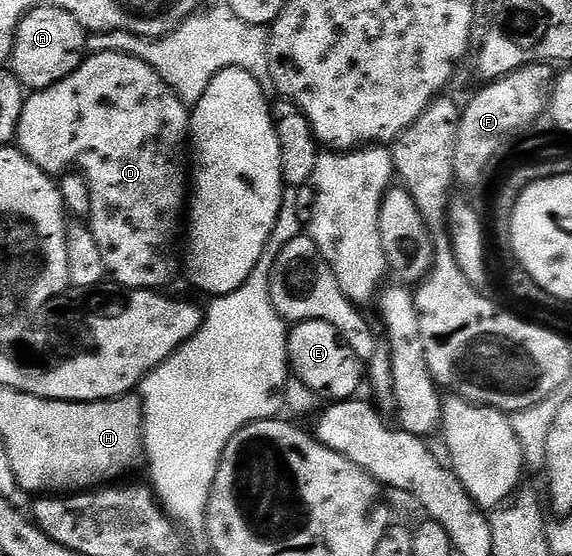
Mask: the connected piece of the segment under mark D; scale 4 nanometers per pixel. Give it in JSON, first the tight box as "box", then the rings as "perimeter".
{"box":[16,53,190,291],"perimeter":[[[93,53],[83,58],[81,65],[68,77],[56,81],[43,91],[36,91],[25,96],[20,113],[20,125],[16,136],[16,146],[22,154],[28,157],[51,177],[61,177],[70,172],[78,172],[85,175],[90,192],[92,193],[92,213],[88,220],[88,226],[96,237],[96,245],[100,245],[100,253],[104,256],[109,278],[115,279],[125,289],[136,291],[156,291],[166,289],[166,286],[180,275],[180,235],[178,230],[184,227],[184,208],[188,203],[188,136],[190,133],[190,111],[186,104],[180,101],[180,97],[169,85],[158,76],[155,71],[144,61],[136,57],[128,57],[124,53]]]}

